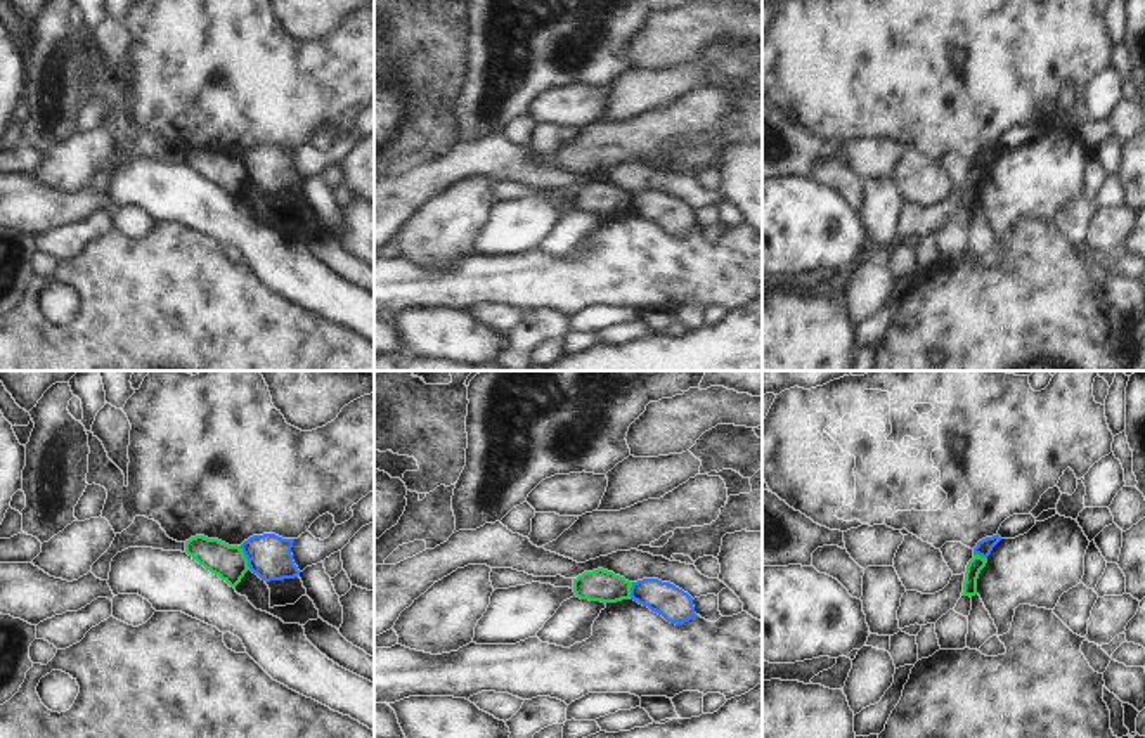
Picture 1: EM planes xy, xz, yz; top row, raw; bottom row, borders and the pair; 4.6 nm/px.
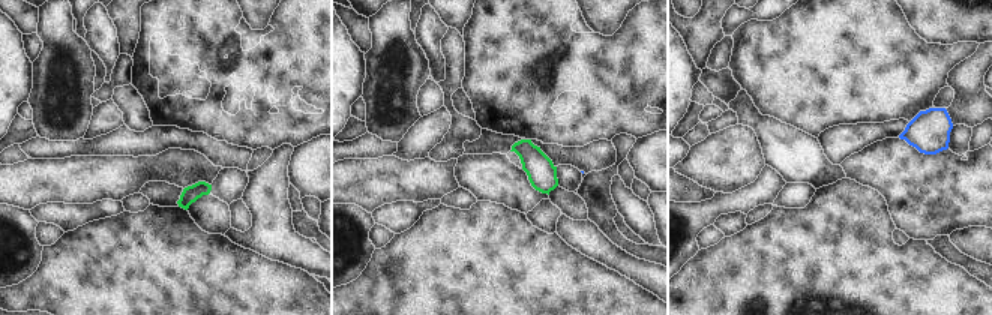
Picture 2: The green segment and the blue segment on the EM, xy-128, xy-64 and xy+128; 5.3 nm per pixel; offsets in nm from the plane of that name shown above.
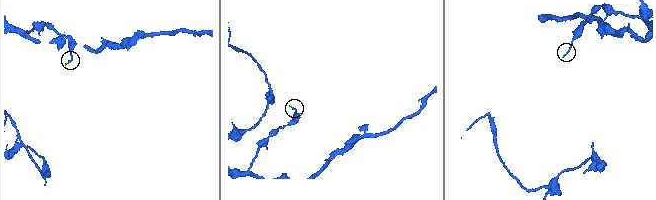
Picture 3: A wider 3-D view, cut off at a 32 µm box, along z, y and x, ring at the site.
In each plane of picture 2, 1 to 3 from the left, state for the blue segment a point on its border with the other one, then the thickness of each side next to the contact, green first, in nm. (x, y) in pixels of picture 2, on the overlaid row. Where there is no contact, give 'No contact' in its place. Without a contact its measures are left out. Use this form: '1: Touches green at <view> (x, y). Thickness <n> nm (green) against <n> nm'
1: No contact
2: No contact
3: No contact.

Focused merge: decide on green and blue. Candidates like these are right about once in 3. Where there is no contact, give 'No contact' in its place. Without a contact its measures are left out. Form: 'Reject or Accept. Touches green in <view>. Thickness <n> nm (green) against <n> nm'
Reject. Touches green in xy. Thickness 160 nm (green) against 200 nm.

